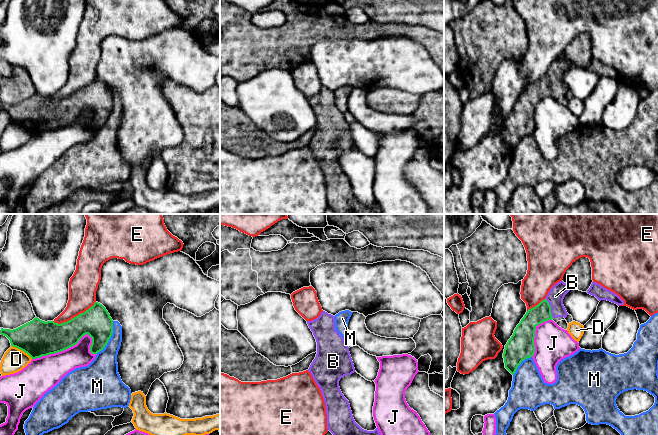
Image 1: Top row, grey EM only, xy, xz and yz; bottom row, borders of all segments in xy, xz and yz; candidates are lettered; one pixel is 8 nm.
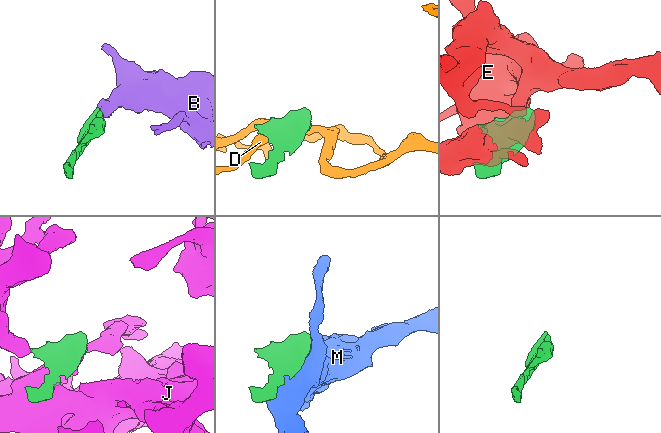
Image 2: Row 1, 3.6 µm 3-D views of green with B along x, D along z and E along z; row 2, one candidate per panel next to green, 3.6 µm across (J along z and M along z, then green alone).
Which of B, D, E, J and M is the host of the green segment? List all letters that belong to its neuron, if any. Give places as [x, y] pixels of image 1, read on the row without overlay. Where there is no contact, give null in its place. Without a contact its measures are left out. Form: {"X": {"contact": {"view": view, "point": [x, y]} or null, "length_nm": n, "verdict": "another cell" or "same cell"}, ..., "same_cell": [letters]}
{"B": {"contact": {"view": "yz", "point": [550, 84]}, "length_nm": 170, "verdict": "same cell"}, "D": {"contact": {"view": "xy", "point": [22, 126]}, "length_nm": 200, "verdict": "another cell"}, "E": {"contact": {"view": "xy", "point": [74, 93]}, "length_nm": 380, "verdict": "another cell"}, "J": {"contact": {"view": "xy", "point": [71, 122]}, "length_nm": 500, "verdict": "another cell"}, "M": {"contact": {"view": "xy", "point": [110, 113]}, "length_nm": 300, "verdict": "another cell"}, "same_cell": ["B"]}

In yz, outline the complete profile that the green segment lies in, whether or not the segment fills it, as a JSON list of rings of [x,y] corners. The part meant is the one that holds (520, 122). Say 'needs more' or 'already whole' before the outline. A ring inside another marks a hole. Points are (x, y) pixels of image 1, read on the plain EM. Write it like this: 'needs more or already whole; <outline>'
needs more; [[[558,58],[550,65],[546,74],[529,85],[521,95],[505,121],[503,129],[505,144],[512,151],[522,137],[534,131],[536,103],[553,94],[567,93],[568,89],[563,81],[563,75],[569,67],[570,63],[566,59]]]

